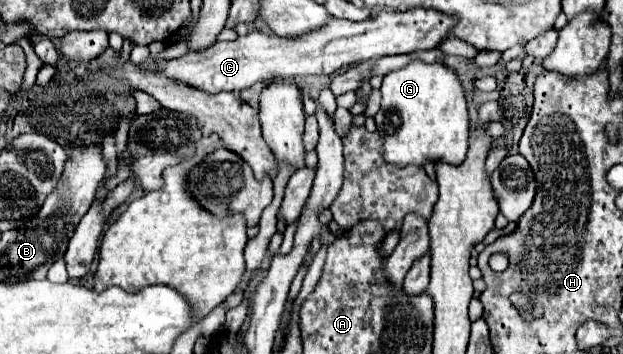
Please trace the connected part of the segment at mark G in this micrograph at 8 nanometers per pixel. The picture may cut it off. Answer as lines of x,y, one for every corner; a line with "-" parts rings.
410,61
406,67
390,71
382,81
382,105
376,113
378,133
384,137
384,159
398,167
440,159
460,165
468,151
468,109
464,87
454,69
444,63

